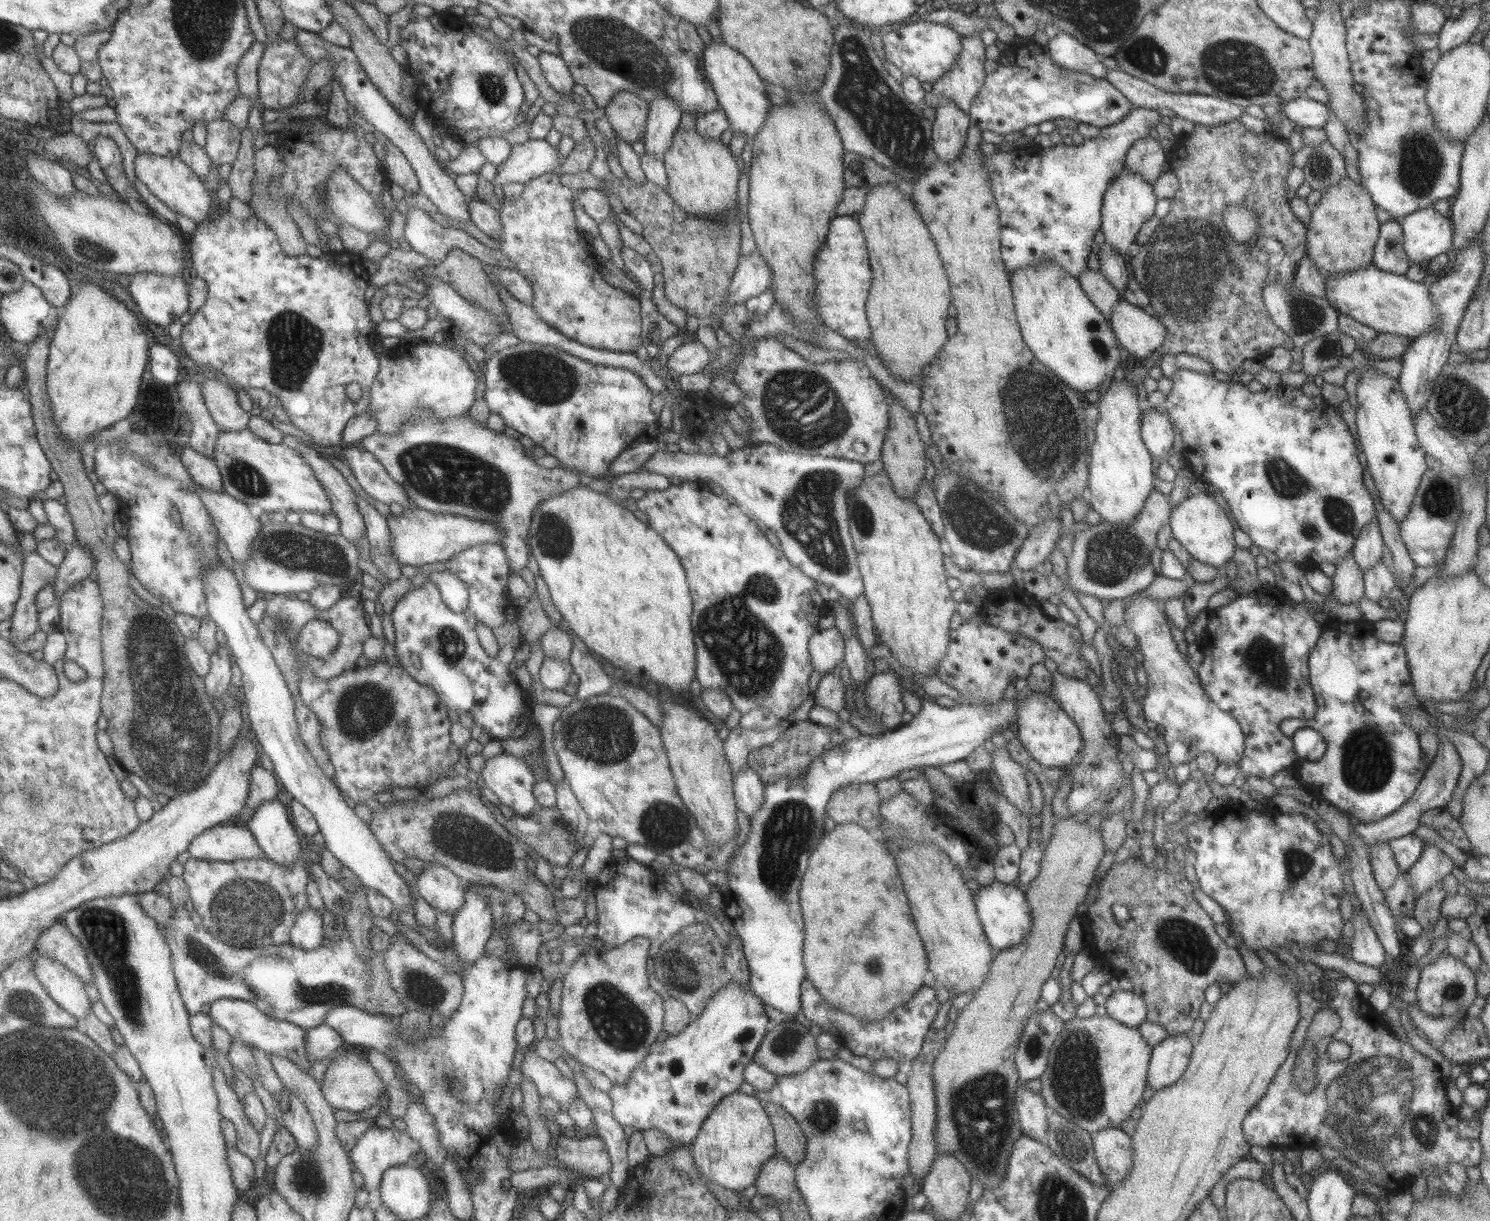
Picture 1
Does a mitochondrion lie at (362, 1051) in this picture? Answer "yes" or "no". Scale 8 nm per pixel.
no

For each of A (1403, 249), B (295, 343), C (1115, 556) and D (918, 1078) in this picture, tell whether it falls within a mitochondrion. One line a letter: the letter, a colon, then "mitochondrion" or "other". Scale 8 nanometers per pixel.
A: other
B: mitochondrion
C: mitochondrion
D: other

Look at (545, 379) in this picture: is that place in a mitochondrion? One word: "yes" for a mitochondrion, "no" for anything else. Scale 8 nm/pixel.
yes

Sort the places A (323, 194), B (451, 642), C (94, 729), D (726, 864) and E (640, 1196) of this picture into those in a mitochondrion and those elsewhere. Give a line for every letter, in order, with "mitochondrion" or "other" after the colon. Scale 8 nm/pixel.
A: other
B: mitochondrion
C: other
D: other
E: other

